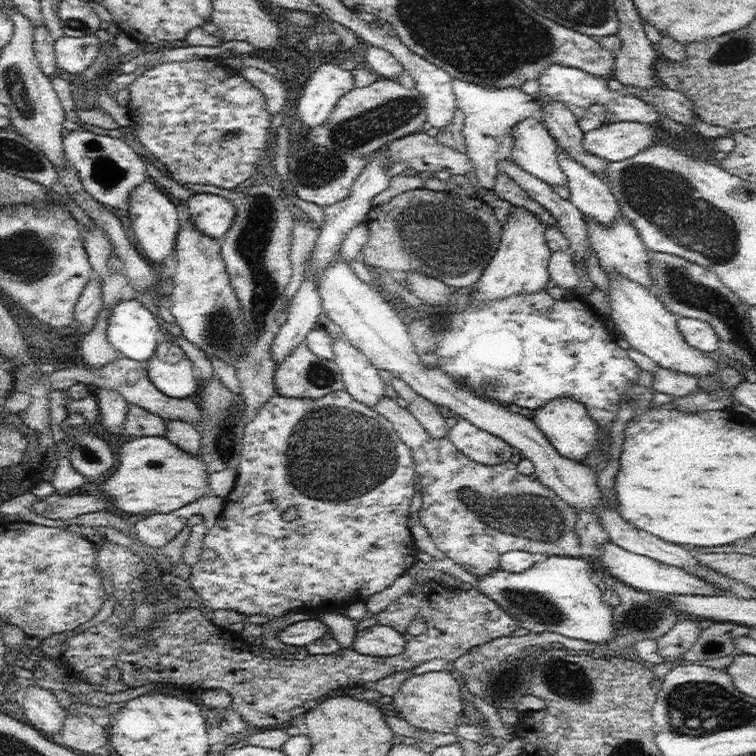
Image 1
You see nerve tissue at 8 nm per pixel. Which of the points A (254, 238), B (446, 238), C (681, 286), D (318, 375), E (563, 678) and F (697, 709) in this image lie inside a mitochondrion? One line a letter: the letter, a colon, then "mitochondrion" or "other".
A: mitochondrion
B: mitochondrion
C: mitochondrion
D: mitochondrion
E: mitochondrion
F: mitochondrion

